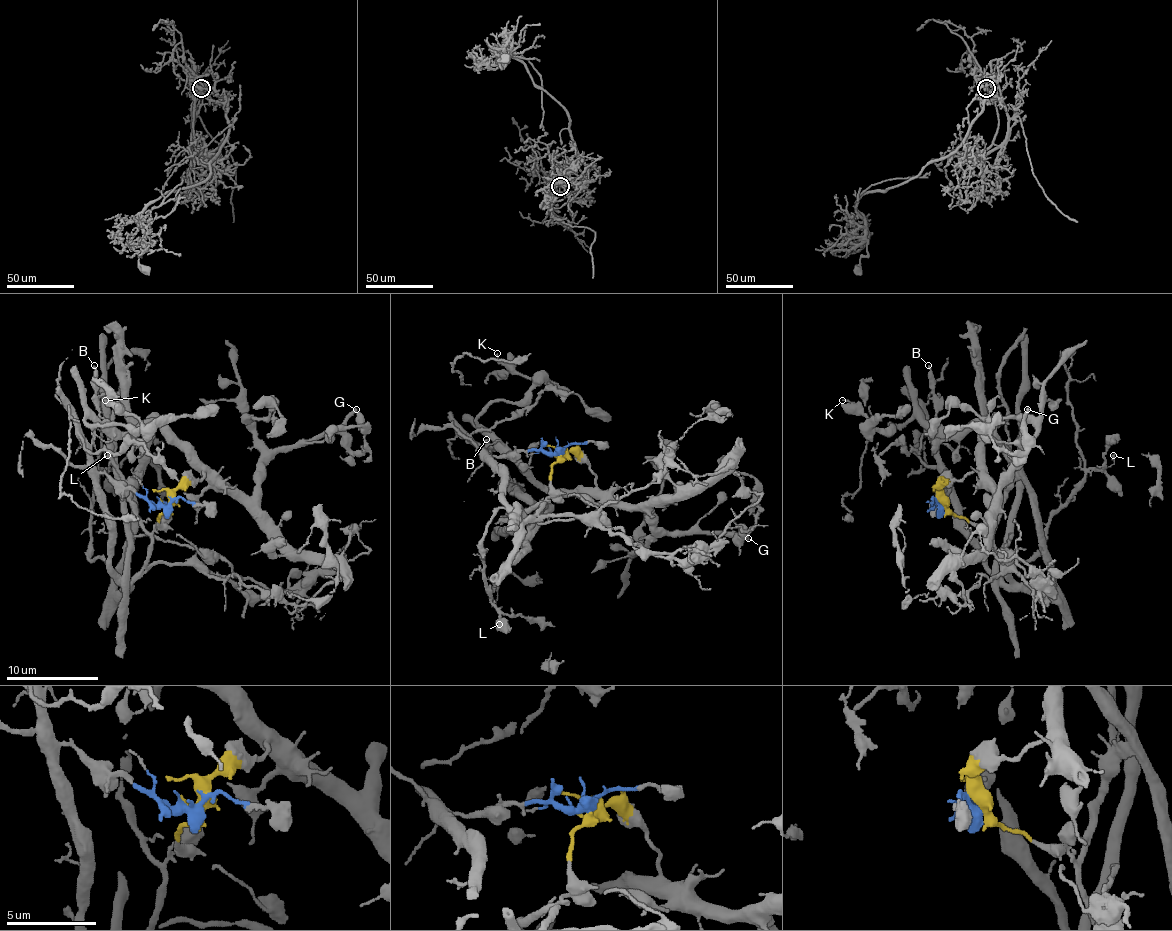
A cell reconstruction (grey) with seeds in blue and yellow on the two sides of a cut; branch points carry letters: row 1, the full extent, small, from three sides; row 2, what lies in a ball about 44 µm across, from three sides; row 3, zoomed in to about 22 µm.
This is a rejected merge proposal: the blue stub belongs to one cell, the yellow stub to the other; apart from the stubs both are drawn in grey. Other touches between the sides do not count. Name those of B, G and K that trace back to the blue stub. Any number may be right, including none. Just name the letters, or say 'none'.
B

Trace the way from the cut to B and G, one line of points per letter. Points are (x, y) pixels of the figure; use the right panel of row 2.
B: (942, 505), (940, 489), (945, 479), (938, 454), (936, 397), (929, 365)
G: (942, 505), (940, 489), (977, 470), (998, 495), (1023, 454), (1027, 408)

